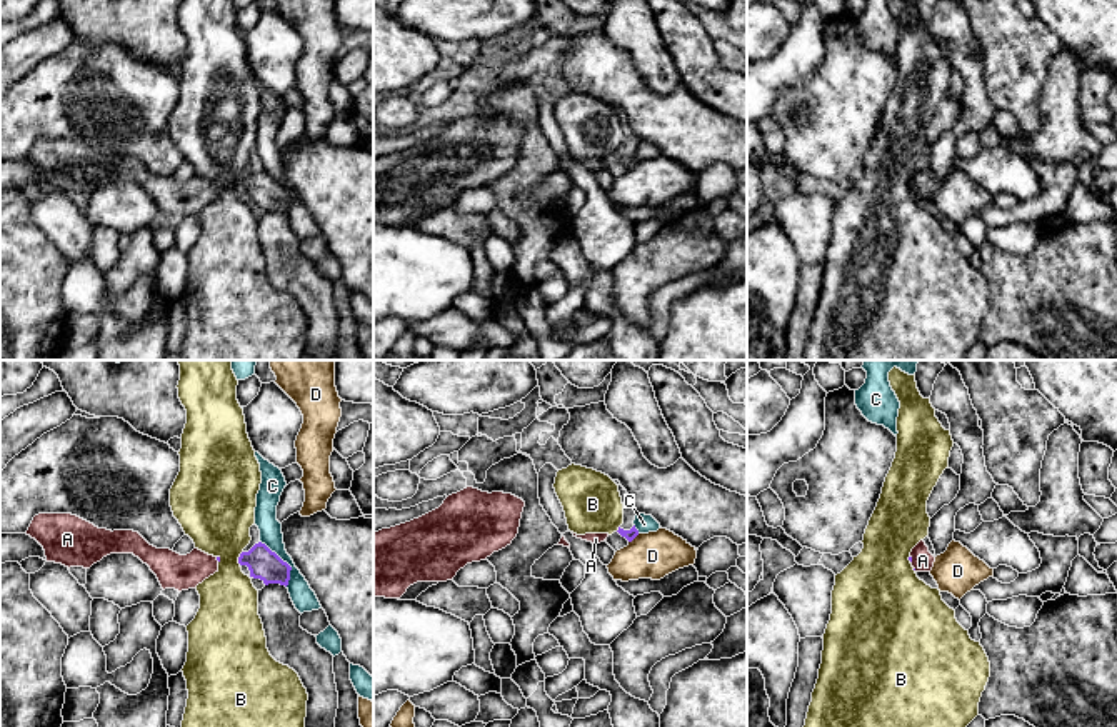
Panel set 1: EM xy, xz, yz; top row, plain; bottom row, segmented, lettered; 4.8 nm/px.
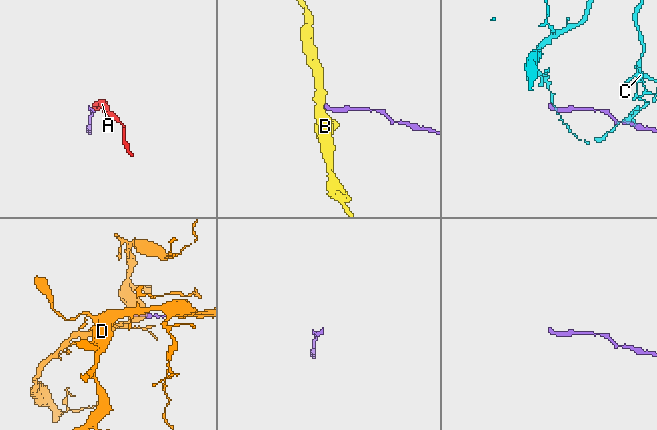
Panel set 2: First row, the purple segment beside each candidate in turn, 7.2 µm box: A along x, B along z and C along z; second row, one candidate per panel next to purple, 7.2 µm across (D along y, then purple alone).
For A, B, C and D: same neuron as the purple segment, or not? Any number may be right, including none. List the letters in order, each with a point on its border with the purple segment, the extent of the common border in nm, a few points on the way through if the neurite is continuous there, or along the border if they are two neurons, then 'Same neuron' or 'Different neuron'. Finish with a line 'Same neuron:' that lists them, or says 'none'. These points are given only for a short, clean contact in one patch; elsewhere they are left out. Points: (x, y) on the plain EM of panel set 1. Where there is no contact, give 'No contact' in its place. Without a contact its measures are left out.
A: Touches purple at yz (911, 185). Shared border 40 nm. Path across: yz (909, 184), (911, 185), (922, 187). Same neuron
B: Touches purple at xy (239, 184). Shared border 70 nm. Different neuron
C: Touches purple at xy (285, 189). Shared border 260 nm. Boundary: xy (260, 167), (290, 194), (287, 212). Different neuron
D: Touches purple at xz (634, 164). Shared border 70 nm. Different neuron
Same neuron: A

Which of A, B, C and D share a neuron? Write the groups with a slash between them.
A / B / C / D

